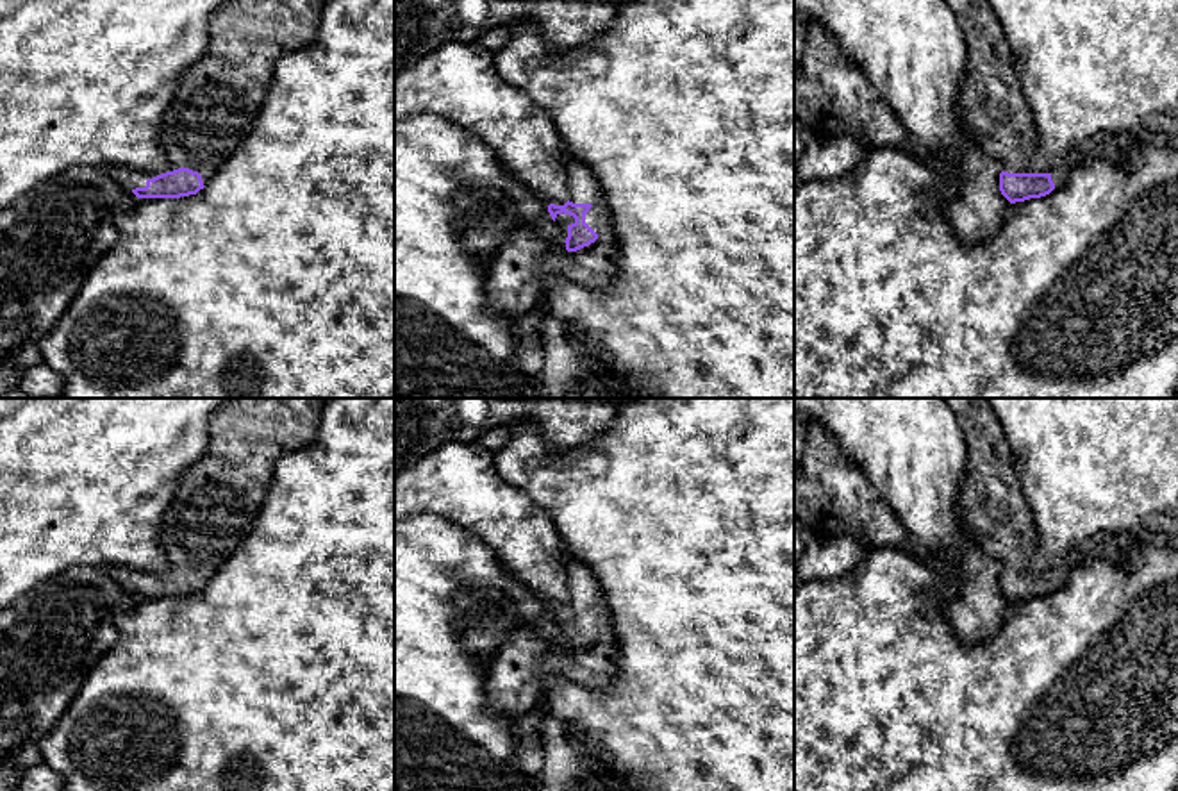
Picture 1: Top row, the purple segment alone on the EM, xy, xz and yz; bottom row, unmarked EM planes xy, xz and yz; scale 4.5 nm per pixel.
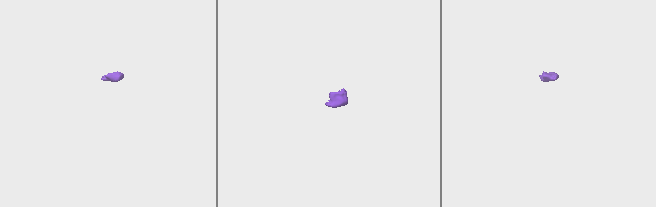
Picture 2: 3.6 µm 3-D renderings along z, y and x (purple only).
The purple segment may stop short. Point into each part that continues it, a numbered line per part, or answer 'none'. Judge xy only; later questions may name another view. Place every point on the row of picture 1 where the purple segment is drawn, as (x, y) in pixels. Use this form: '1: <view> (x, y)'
1: xy (216, 102)
2: xy (129, 179)

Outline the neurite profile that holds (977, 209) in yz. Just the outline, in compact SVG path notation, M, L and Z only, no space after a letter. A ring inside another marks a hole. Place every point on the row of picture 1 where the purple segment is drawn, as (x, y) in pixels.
M794 0L794 7L803 11L809 20L819 21L834 36L846 57L900 118L912 141L925 148L923 161L932 162L955 186L942 212L957 237L966 246L989 239L1005 221L1012 204L1000 191L1003 170L976 148L955 111L967 48L948 2Z

